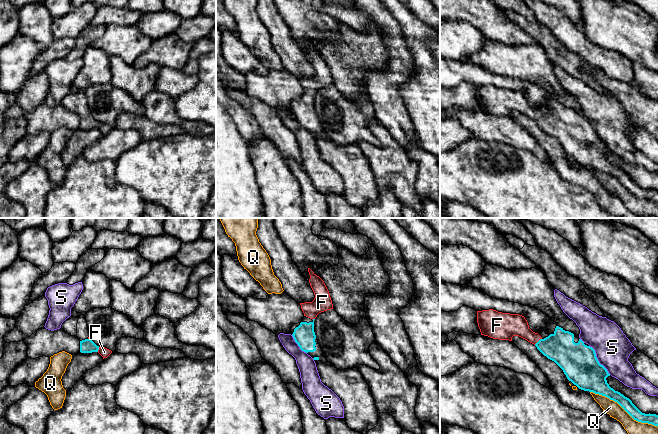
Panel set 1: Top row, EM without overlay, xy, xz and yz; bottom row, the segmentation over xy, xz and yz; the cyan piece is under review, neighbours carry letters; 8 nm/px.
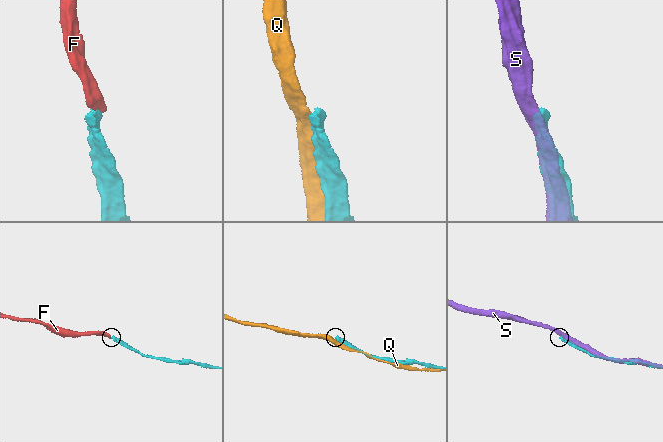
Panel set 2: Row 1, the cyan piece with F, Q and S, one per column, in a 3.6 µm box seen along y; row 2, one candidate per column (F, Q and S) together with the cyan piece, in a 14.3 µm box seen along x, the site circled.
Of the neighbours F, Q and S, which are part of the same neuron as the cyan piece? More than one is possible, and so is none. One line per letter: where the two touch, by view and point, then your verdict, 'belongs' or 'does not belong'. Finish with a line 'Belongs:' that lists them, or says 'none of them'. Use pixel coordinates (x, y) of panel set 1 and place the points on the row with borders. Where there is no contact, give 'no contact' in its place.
F: meets cyan in yz at (538, 341); belongs
Q: meets cyan in yz at (624, 409); does not belong
S: meets cyan in yz at (597, 360); does not belong
Belongs: F

